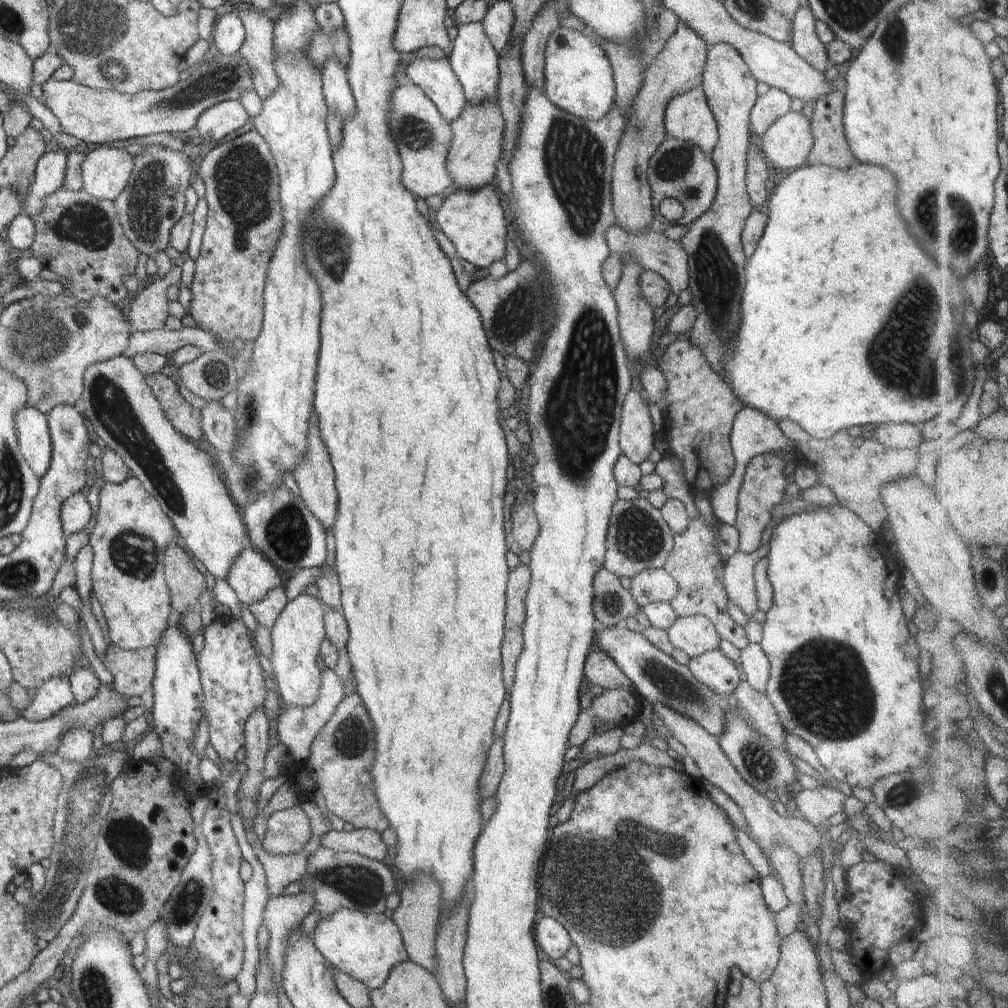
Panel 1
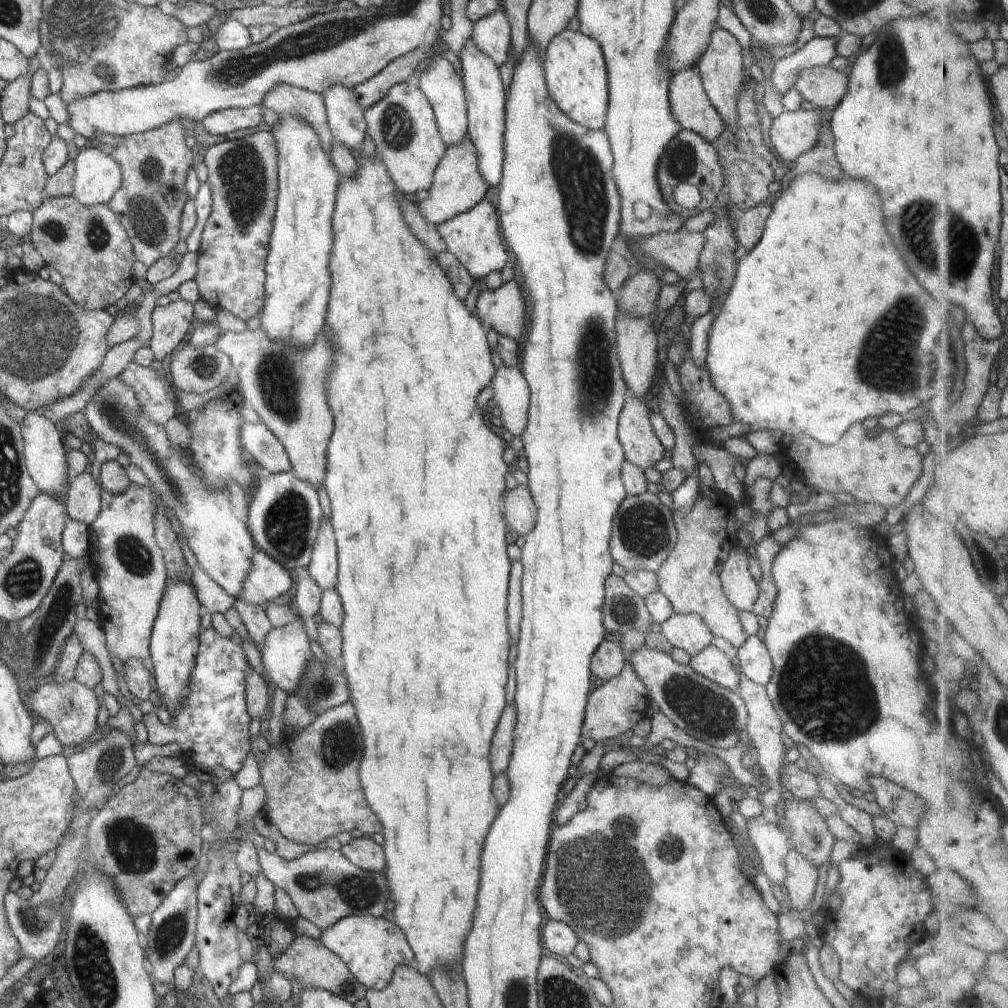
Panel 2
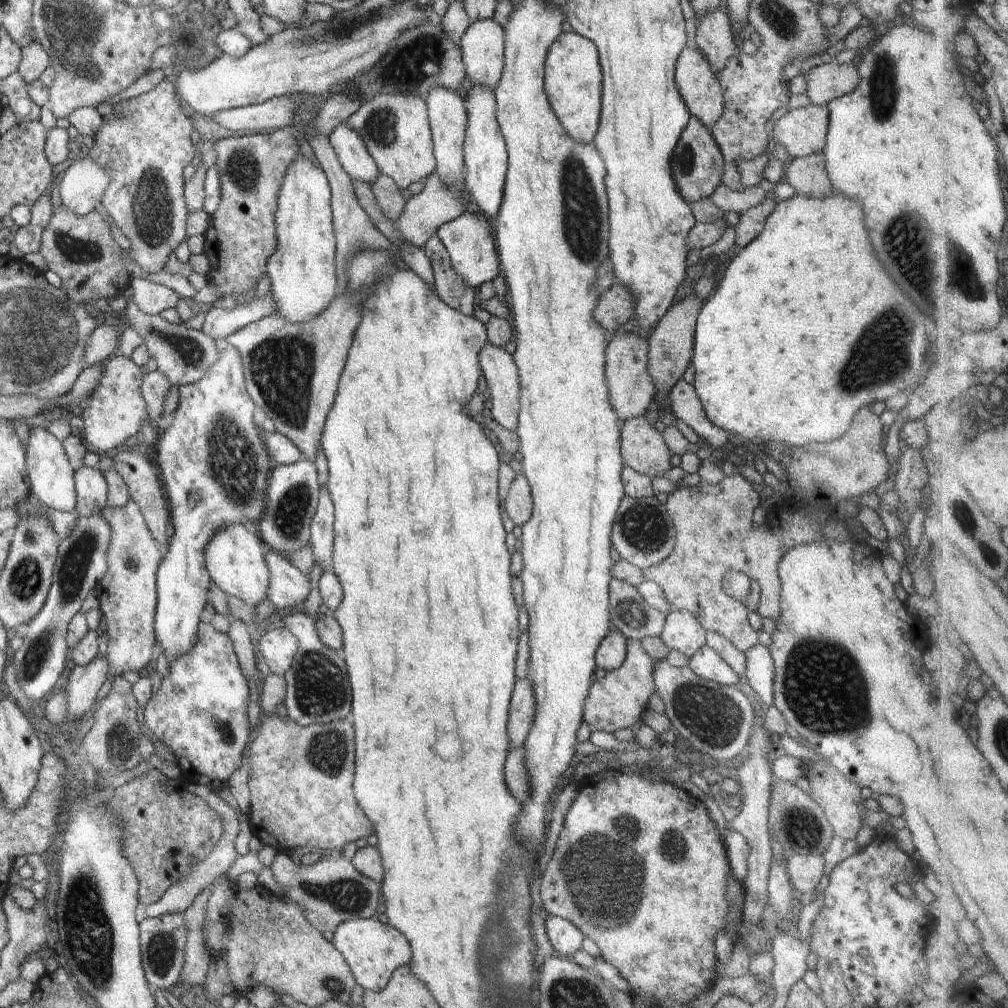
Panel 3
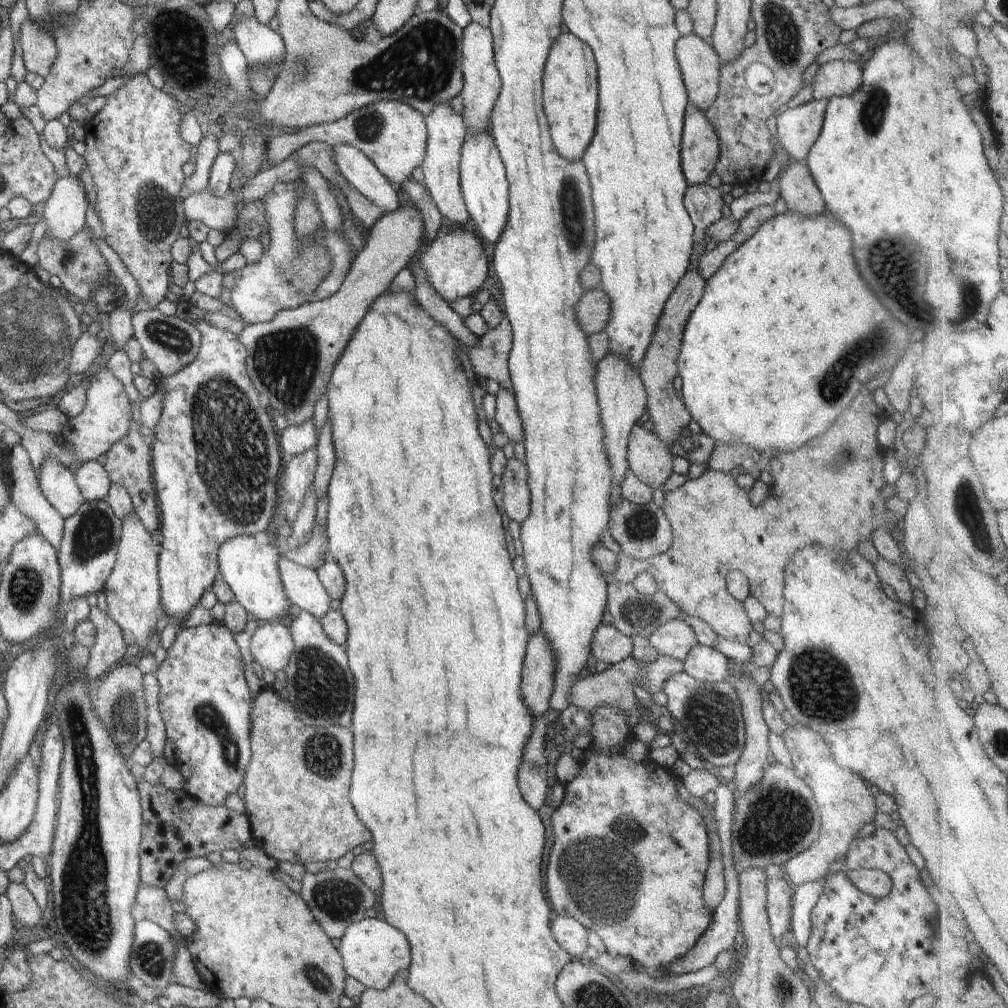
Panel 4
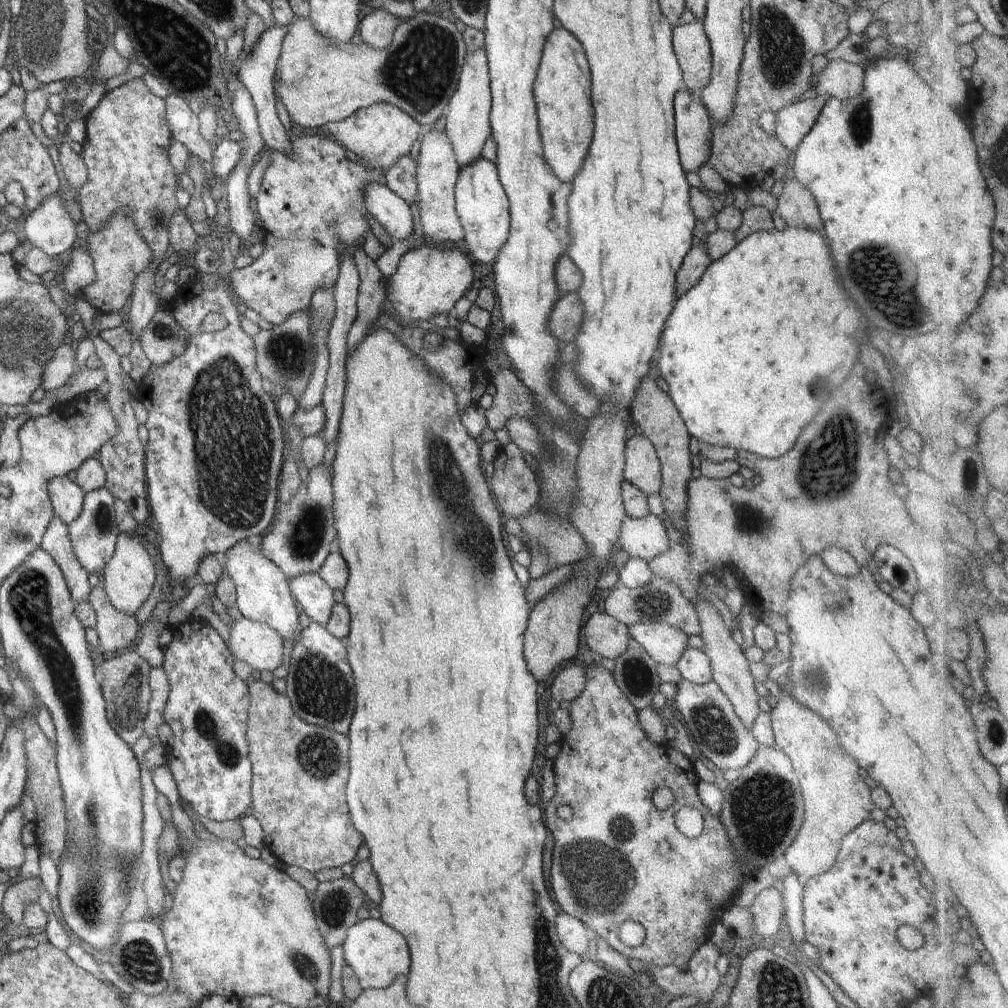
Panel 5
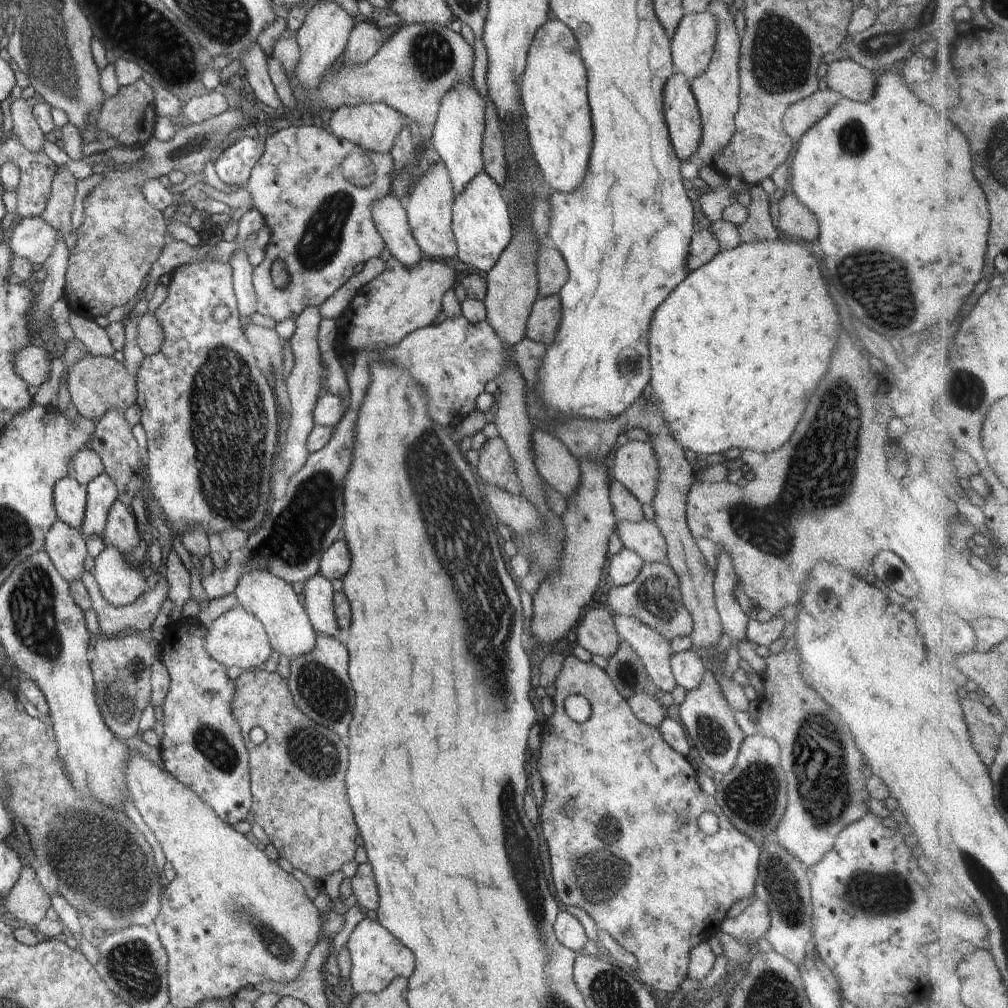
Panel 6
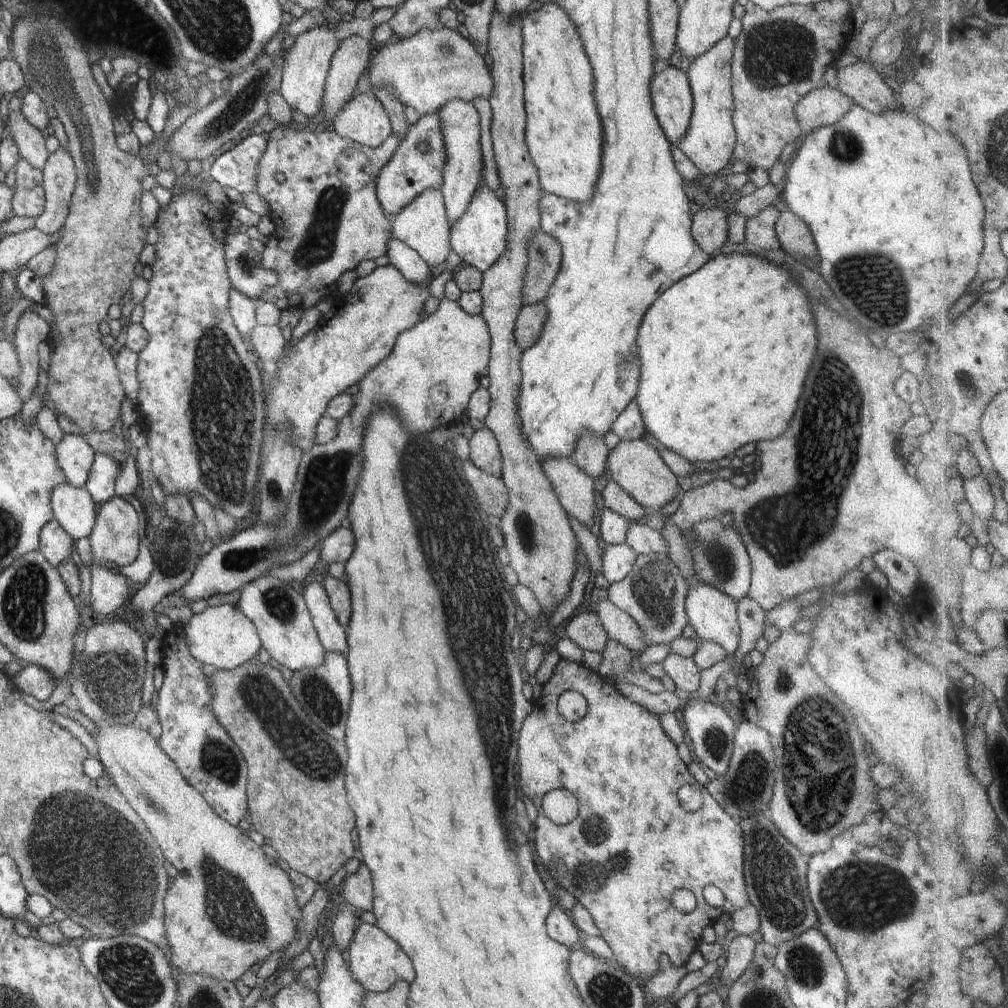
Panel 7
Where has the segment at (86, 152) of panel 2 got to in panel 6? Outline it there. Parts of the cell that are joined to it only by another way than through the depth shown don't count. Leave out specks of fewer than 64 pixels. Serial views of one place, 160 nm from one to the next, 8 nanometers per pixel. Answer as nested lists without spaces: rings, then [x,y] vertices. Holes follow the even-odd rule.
[[[42,215],[22,217],[10,236],[8,248],[13,256],[26,258],[33,267],[38,268],[54,250],[58,234],[56,228],[42,220]]]

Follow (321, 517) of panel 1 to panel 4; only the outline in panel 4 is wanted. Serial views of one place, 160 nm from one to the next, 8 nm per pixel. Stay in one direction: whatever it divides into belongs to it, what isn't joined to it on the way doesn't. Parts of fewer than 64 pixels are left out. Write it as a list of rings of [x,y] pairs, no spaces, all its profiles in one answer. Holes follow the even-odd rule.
[[[412,202],[380,217],[334,296],[278,311],[272,320],[245,325],[237,334],[247,350],[248,376],[272,416],[284,416],[290,426],[312,419],[314,406],[327,392],[333,368],[355,328],[396,274],[419,253],[424,229],[422,213]]]

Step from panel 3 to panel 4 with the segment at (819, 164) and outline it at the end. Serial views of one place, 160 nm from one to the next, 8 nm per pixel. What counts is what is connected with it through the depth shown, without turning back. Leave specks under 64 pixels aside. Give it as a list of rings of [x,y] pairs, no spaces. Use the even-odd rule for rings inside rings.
[[[791,160],[779,177],[779,194],[781,194],[782,198],[786,201],[788,209],[795,210],[804,216],[816,216],[828,210],[820,189],[816,186],[815,180],[812,178],[805,161]]]

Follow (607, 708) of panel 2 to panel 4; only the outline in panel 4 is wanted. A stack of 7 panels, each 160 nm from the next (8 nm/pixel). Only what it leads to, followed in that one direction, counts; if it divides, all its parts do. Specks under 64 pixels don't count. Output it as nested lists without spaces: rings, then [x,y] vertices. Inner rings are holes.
[[[630,655],[626,660],[615,665],[609,665],[604,671],[595,674],[585,674],[576,680],[572,687],[571,696],[569,700],[574,706],[586,710],[591,714],[602,707],[610,707],[621,712],[625,717],[632,716],[632,712],[639,709],[638,700],[632,689],[632,684],[637,684],[649,692],[656,694],[663,690],[663,682],[669,676],[681,673],[684,670],[684,663],[682,660],[676,660],[666,655],[660,655],[654,662],[650,664],[639,662]]]

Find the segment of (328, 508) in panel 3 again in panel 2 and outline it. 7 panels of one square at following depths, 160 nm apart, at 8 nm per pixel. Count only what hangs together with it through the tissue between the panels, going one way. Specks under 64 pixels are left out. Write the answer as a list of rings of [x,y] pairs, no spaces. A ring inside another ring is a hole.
[[[323,516],[308,566],[309,575],[322,592],[336,588],[339,560],[330,519]]]

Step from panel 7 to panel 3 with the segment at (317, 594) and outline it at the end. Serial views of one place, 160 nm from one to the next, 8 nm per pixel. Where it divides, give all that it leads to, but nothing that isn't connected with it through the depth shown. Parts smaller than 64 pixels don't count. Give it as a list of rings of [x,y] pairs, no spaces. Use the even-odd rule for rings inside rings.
[[[267,549],[264,558],[270,571],[267,598],[272,600],[278,611],[302,607],[312,587],[310,576],[303,574],[278,551]]]

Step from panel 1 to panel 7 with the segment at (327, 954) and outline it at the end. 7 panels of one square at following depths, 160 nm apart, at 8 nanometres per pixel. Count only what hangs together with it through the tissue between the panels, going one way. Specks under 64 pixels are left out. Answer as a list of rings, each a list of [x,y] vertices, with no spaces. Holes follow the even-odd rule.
[[[363,923],[355,928],[351,943],[347,946],[346,961],[352,976],[366,991],[384,992],[392,988],[397,980],[414,980],[414,968],[406,952],[376,924]]]

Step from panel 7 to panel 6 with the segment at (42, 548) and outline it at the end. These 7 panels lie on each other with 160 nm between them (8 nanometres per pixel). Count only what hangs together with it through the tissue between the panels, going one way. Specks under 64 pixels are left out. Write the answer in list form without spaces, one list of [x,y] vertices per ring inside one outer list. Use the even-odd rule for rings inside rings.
[[[57,519],[46,534],[44,551],[67,583],[82,579],[88,552],[80,531]]]

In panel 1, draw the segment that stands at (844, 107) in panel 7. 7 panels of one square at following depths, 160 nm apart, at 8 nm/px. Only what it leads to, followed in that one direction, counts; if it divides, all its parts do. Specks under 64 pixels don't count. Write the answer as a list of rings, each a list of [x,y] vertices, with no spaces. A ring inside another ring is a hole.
[[[790,110],[776,119],[761,136],[763,154],[773,168],[790,170],[808,164],[814,139],[810,121]]]

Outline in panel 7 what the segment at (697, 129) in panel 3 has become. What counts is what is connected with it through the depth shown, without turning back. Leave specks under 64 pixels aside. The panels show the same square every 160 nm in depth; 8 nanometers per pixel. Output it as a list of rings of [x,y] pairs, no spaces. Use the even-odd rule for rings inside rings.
[[[660,65],[650,83],[653,111],[669,140],[676,145],[688,132],[693,113],[693,96],[687,74]]]

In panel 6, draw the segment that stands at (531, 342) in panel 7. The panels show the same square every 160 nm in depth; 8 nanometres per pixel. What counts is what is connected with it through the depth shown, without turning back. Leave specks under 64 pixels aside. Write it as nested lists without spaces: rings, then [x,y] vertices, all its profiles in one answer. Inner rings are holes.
[[[558,296],[538,298],[530,308],[525,337],[544,346],[552,344],[562,318],[560,310]]]

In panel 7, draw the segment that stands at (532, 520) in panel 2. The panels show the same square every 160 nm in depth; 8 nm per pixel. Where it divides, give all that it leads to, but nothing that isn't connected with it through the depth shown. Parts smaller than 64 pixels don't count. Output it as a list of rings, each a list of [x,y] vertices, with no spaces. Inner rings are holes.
[[[488,427],[476,431],[469,440],[470,460],[494,477],[502,476],[502,459],[498,441]]]

